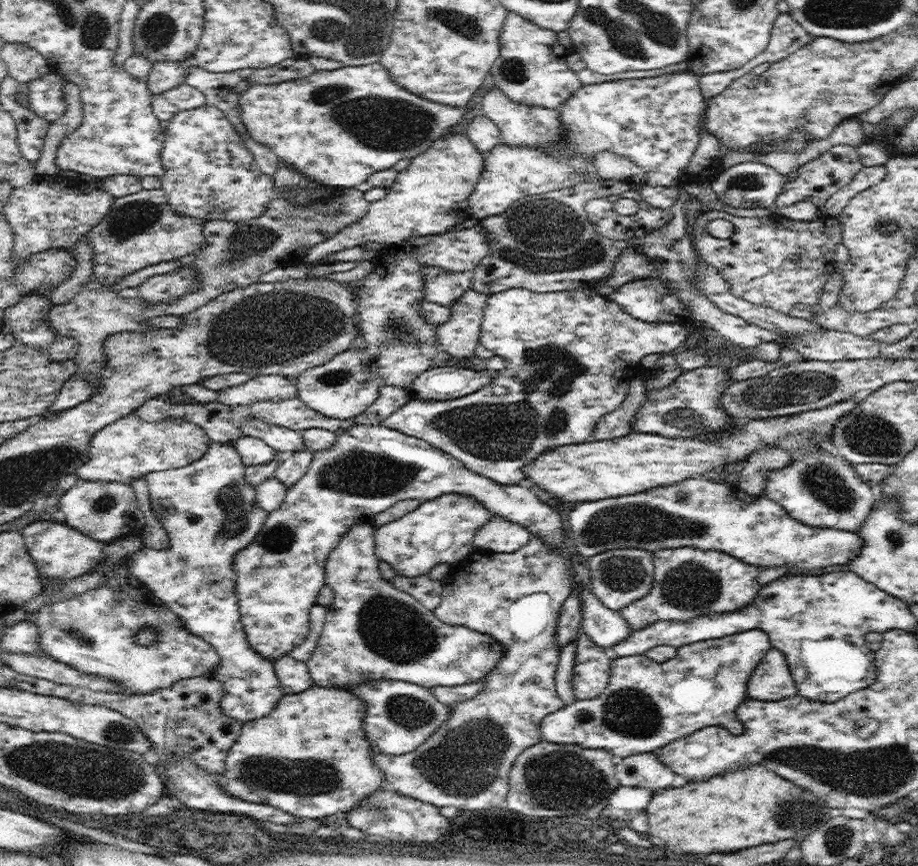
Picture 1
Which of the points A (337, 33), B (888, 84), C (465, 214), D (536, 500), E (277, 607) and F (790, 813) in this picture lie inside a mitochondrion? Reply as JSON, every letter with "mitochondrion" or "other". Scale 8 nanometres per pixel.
{"A":"mitochondrion","B":"other","C":"other","D":"other","E":"other","F":"mitochondrion"}

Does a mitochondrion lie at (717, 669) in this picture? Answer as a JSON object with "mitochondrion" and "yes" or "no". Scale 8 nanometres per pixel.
{"mitochondrion":"no"}

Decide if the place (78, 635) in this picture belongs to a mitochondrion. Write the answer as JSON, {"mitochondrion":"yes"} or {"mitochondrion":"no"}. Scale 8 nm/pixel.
{"mitochondrion":"yes"}

